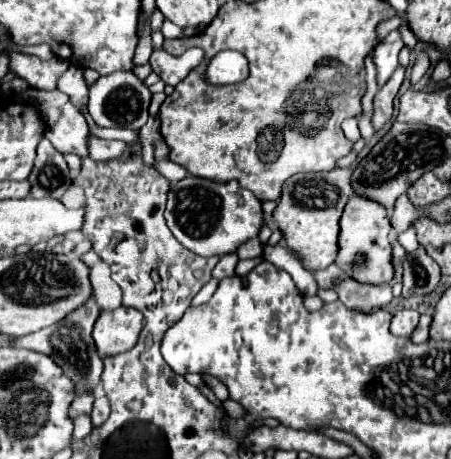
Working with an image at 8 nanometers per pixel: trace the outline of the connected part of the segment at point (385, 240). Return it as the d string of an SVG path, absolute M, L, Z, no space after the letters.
M350 196L340 220L340 252L336 264L354 280L364 284L384 284L394 276L392 244L390 244L390 216L382 204L366 200L364 196Z

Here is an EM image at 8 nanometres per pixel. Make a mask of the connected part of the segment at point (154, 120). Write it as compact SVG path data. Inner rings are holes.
M150 116L148 124L140 128L140 142L142 142L142 158L148 166L154 166L154 142L160 140L160 124L158 116Z

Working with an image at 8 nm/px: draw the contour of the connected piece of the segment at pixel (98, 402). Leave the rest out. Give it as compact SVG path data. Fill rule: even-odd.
M98 396L94 400L94 410L92 410L92 426L102 426L110 416L110 404L106 396Z

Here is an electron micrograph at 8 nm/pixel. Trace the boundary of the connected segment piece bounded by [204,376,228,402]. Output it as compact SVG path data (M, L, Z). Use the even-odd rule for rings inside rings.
M204 376L204 380L208 382L208 386L214 390L214 394L216 394L216 398L220 400L220 402L224 402L224 400L228 400L228 390L226 390L226 386L218 380L218 378L210 378L210 376Z

